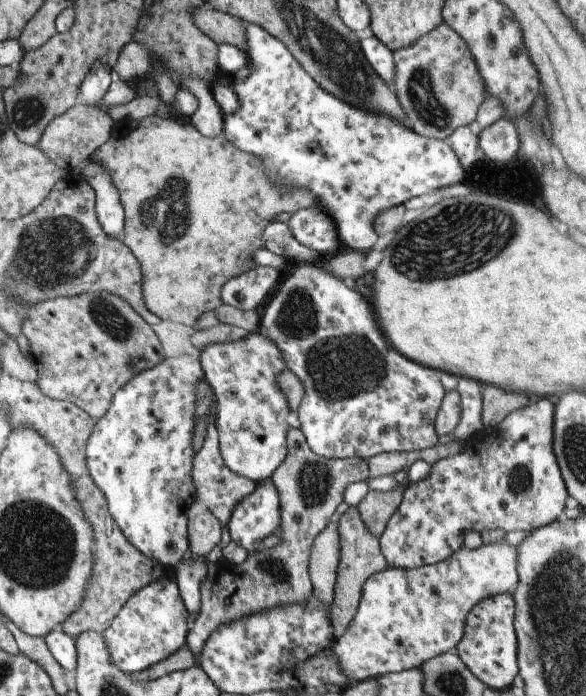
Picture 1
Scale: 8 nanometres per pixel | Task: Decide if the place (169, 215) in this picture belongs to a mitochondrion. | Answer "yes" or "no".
yes

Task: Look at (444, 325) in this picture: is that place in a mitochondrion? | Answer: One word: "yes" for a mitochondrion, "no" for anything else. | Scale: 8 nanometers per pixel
no

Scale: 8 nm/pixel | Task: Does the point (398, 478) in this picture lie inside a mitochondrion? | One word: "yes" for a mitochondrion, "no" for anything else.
no

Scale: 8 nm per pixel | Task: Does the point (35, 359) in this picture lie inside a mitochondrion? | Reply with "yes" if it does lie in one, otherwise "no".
no

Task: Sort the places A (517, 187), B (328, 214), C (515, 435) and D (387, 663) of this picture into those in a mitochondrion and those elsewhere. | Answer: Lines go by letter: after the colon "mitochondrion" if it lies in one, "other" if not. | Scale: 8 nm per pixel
A: mitochondrion
B: other
C: other
D: other

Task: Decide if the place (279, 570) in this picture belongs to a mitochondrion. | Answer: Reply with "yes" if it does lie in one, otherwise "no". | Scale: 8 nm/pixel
yes

